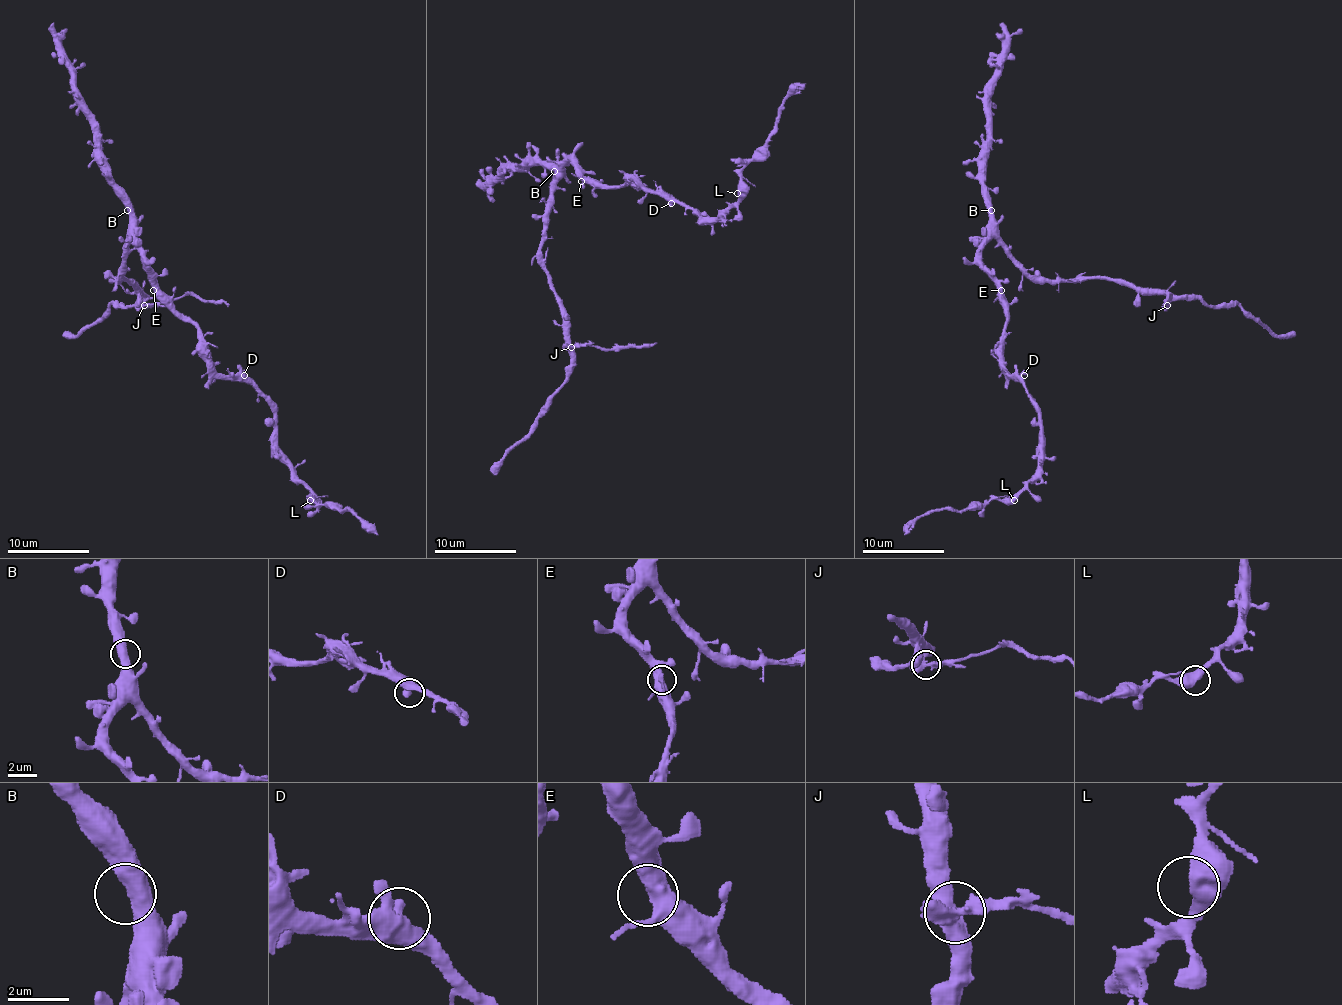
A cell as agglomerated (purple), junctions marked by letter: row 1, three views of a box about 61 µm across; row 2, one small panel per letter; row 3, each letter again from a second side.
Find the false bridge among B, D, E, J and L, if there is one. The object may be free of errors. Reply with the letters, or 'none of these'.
J

